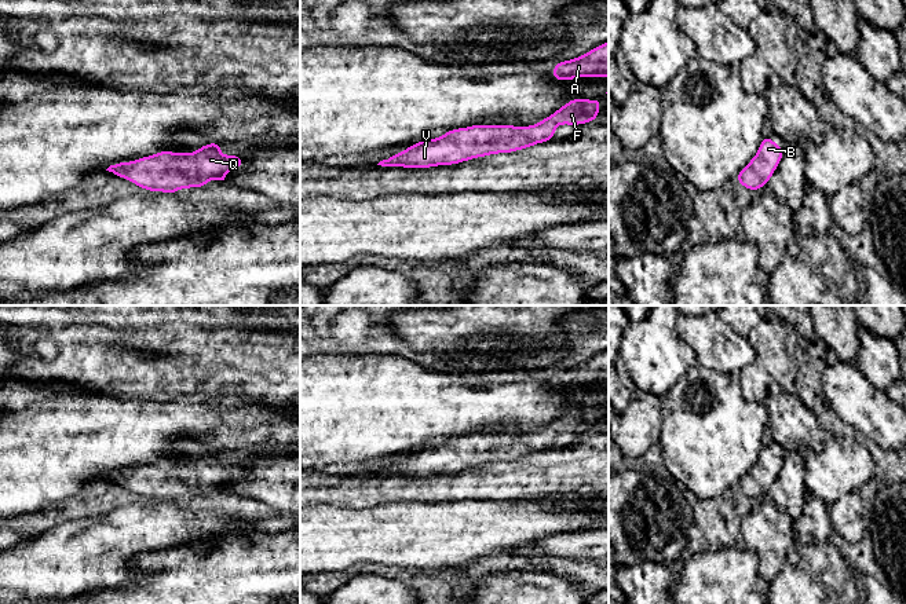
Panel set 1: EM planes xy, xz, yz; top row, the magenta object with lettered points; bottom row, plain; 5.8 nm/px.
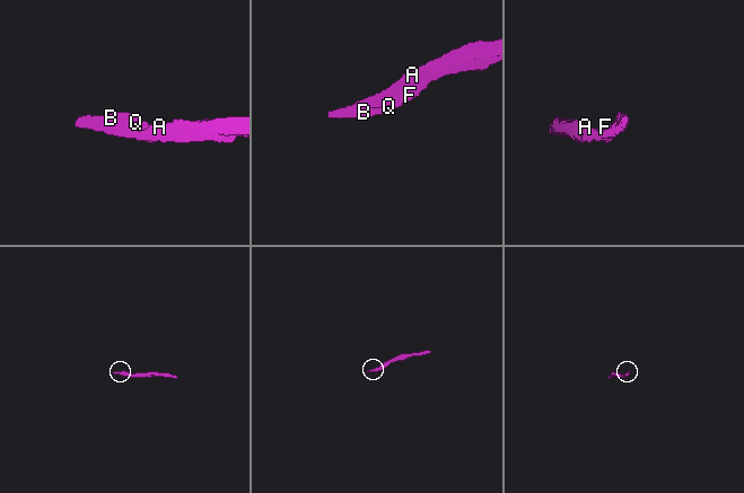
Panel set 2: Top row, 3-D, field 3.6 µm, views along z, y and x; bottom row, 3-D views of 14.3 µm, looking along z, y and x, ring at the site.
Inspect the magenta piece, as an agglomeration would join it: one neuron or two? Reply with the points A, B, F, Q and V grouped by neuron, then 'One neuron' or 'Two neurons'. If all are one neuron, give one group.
Groups: A B F Q V. One neuron

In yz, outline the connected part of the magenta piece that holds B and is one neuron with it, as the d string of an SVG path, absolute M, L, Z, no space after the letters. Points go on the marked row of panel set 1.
M763 138L757 154L750 164L741 169L737 180L746 188L756 191L764 187L777 169L783 154L783 149L774 143L771 138Z

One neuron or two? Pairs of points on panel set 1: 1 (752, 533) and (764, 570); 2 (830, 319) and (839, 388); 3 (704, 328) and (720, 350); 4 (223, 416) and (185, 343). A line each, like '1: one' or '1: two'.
1: one
2: two
3: one
4: two

